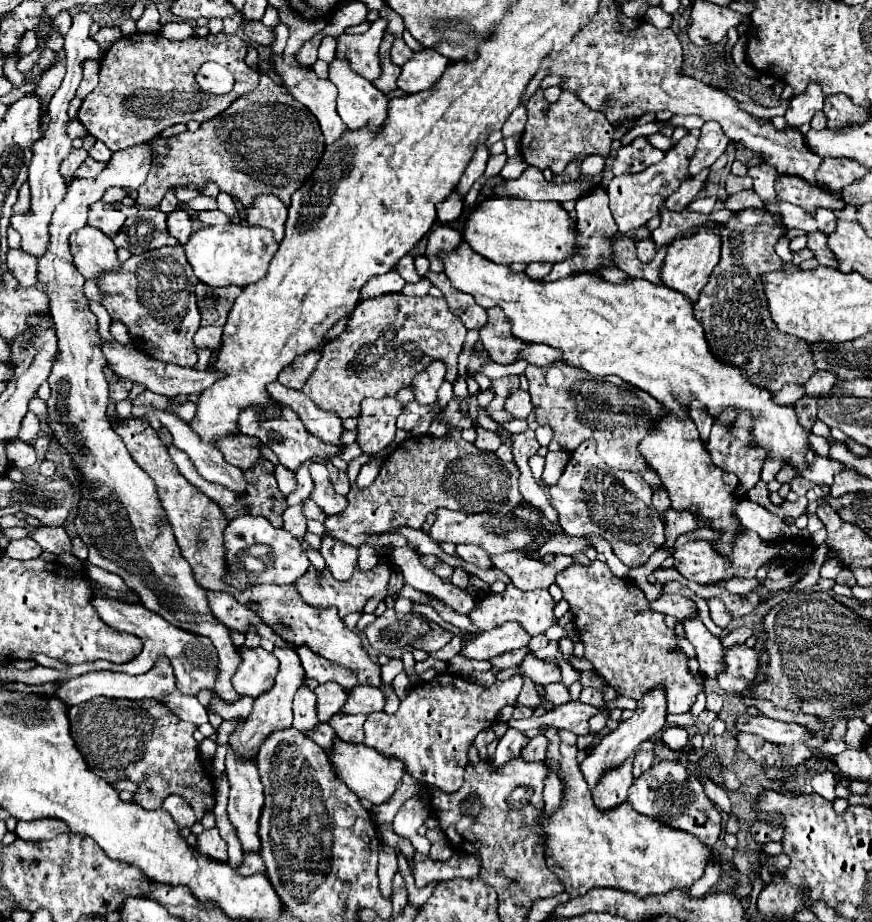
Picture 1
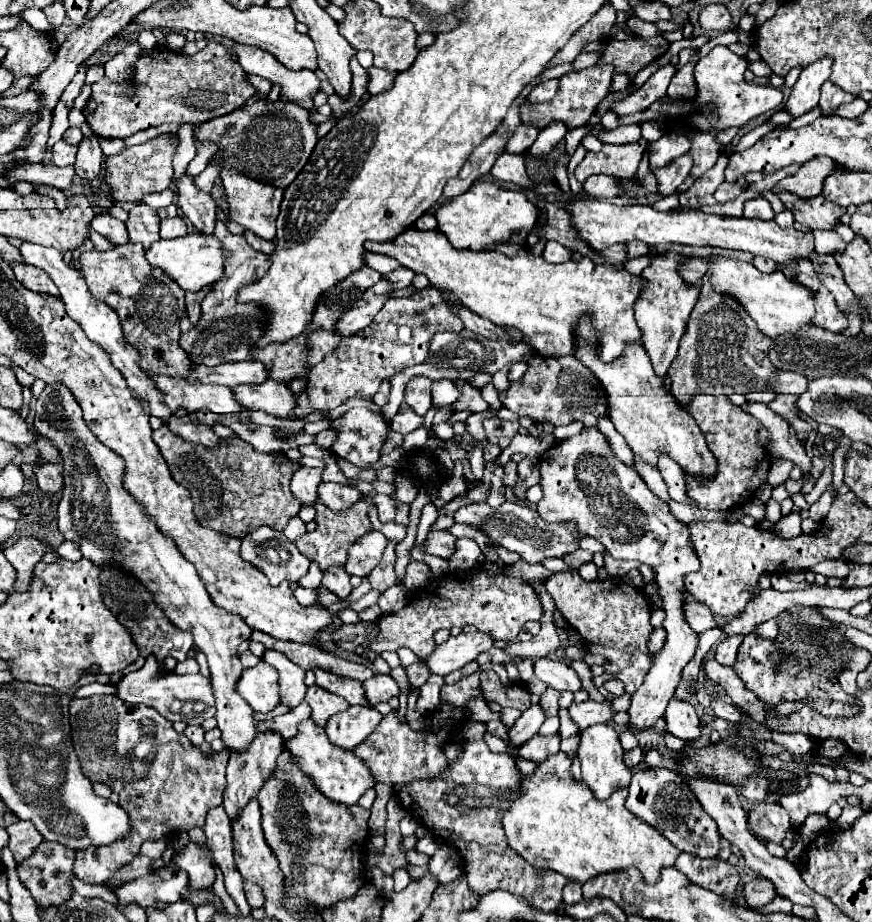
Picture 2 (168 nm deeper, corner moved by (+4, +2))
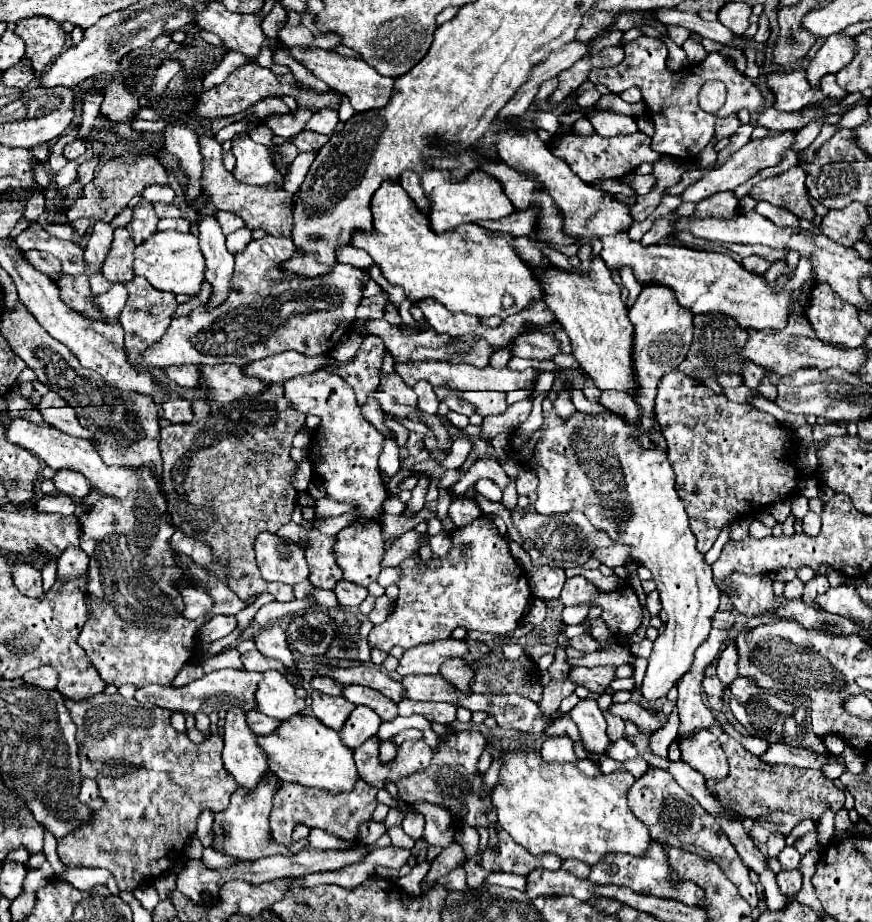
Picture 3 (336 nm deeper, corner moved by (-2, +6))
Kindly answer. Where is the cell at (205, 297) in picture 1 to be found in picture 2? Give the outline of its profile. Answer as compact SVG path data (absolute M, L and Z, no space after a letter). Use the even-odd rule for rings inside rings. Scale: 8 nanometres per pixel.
M207 289L199 291L199 293L187 293L187 313L189 313L189 321L197 323L197 317L201 317L201 301L205 297Z

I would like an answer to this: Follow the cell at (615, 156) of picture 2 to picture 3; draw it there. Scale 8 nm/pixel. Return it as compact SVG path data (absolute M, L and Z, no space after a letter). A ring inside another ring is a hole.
M637 131L633 135L619 135L619 137L609 137L609 139L599 137L597 133L593 133L593 135L557 133L547 145L587 185L595 185L605 179L621 179L621 177L633 173L641 163L645 163L645 161L653 163L653 161L659 161L659 157L661 157L661 153L655 153L651 149L651 137L647 137L641 131Z

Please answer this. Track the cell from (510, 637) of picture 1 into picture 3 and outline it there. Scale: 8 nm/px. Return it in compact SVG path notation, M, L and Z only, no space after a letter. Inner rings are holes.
M447 637L443 641L431 641L417 647L411 647L403 653L399 659L397 673L401 677L407 675L437 675L439 667L445 659L451 657L463 657L467 651L465 641L457 641L453 637Z

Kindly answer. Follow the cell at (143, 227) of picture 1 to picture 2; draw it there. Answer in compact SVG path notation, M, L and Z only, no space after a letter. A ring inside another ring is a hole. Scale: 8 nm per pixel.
M139 203L129 211L129 219L125 221L125 225L129 231L129 241L141 243L145 249L149 249L153 241L161 239L159 237L159 217L145 203Z

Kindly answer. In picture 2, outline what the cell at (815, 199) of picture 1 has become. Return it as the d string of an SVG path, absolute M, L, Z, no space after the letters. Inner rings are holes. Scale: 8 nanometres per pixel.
M777 193L787 209L793 211L795 221L807 225L811 229L833 229L839 217L845 213L839 205L833 205L825 197L811 197L809 201L801 201L801 197L793 197L793 193Z

